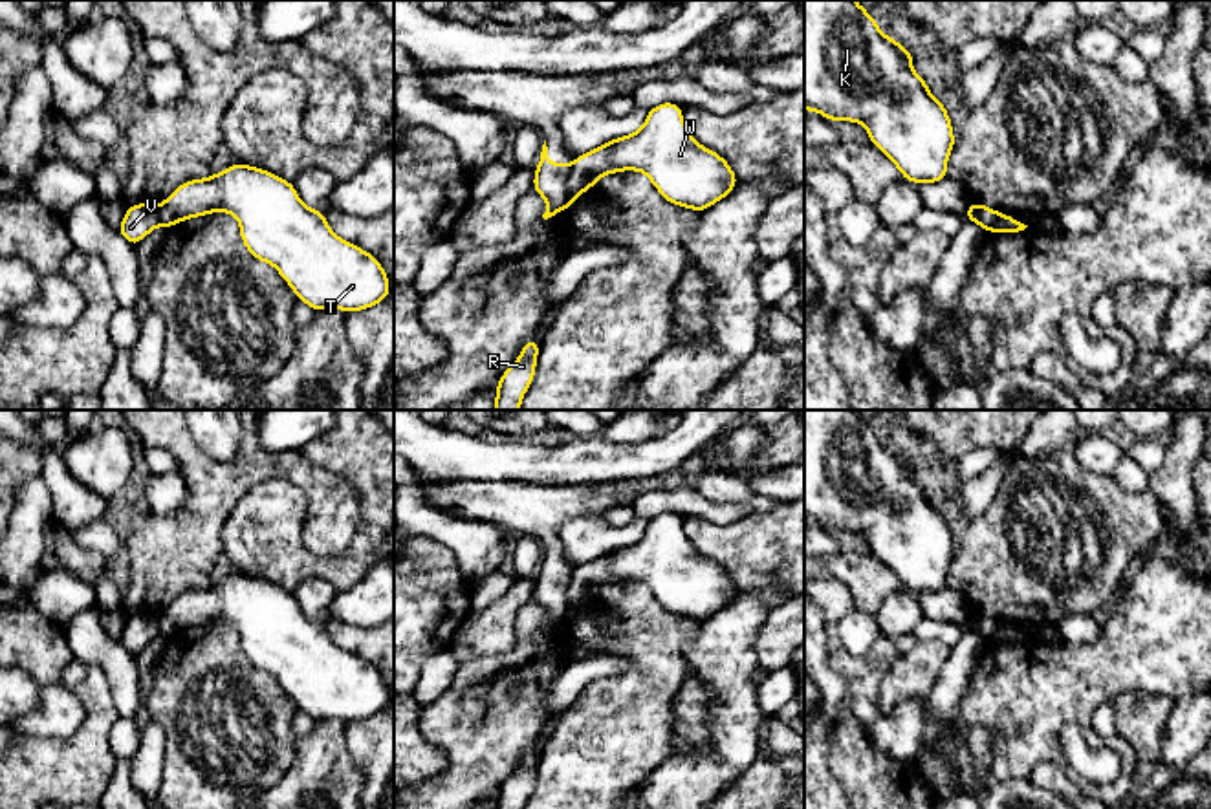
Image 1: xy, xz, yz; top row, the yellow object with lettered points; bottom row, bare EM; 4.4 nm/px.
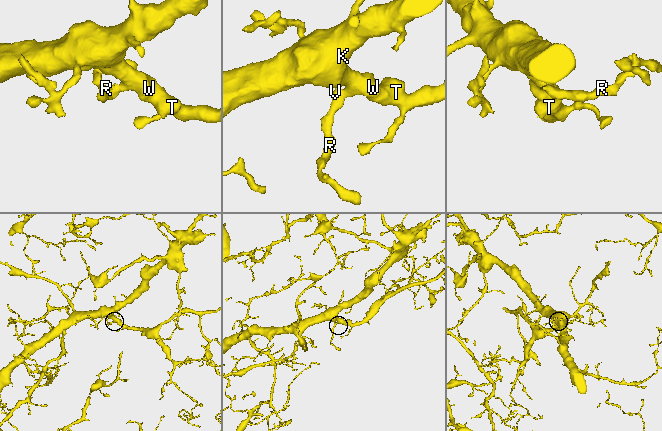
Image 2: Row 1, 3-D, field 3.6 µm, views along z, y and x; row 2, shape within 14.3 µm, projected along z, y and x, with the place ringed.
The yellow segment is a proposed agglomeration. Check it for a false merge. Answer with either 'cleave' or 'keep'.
cleave

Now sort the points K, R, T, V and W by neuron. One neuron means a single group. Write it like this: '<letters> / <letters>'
K T W / R V

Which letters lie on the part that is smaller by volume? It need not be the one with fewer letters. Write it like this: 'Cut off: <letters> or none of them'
Cut off: R, V

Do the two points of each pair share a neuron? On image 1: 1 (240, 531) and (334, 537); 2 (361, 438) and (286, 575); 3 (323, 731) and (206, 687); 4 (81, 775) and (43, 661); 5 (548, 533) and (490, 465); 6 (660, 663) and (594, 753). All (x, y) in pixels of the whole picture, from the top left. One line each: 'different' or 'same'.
1: different
2: same
3: different
4: different
5: different
6: same

